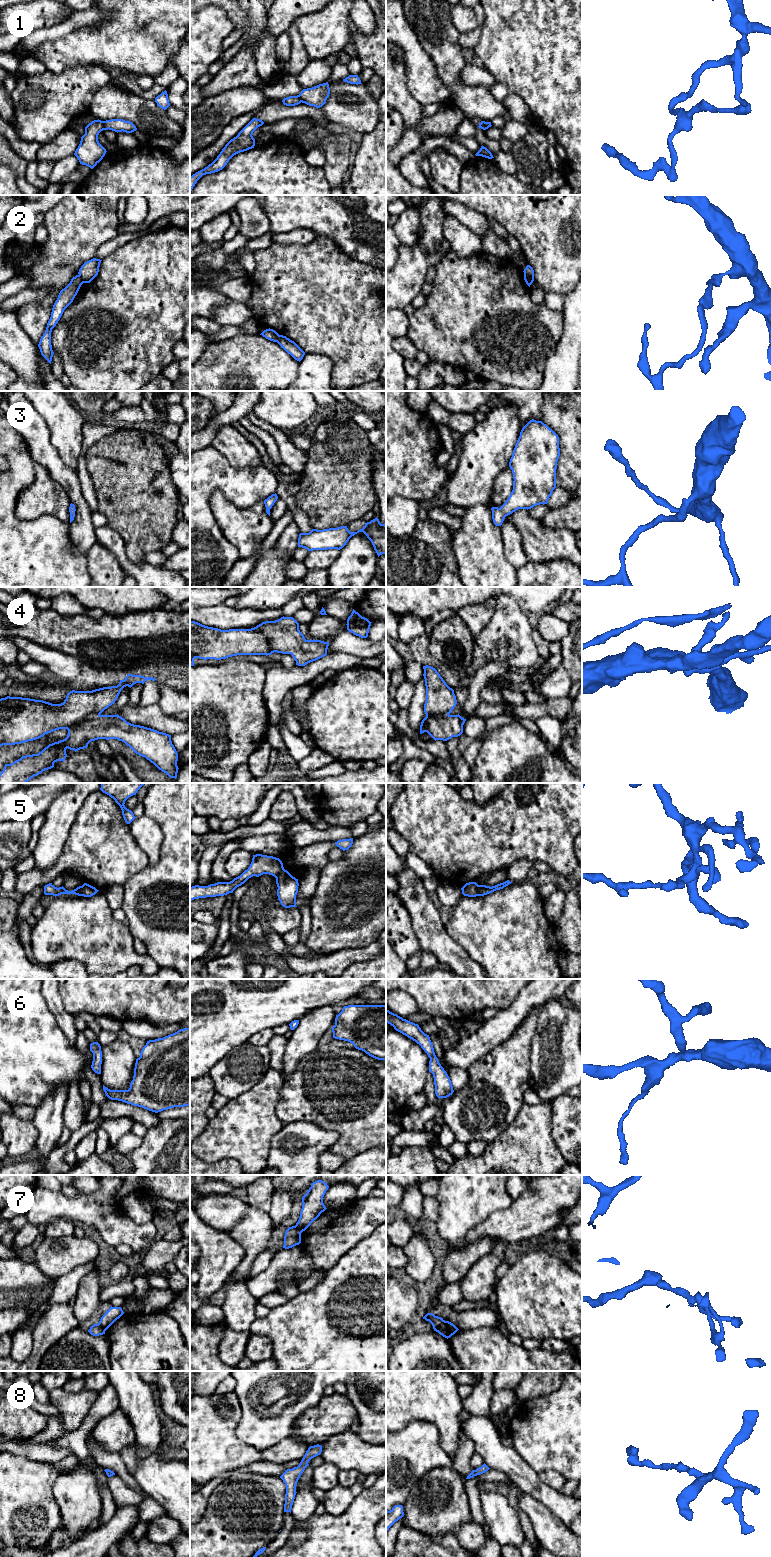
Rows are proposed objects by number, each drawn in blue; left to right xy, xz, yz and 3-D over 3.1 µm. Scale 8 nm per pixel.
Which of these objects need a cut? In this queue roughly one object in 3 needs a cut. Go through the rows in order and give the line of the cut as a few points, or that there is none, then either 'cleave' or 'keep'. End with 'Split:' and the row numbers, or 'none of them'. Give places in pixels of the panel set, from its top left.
1: cut xy (102, 121), (103, 129); cleave
2: cut xy (79, 274), (83, 282); cleave
3: cut none; keep
4: cut none; keep
5: cut yz (478, 885), (477, 895); cleave
6: cut none; keep
7: cut yz (446, 1321), (436, 1331); cleave
8: cut none; keep
Split: 1, 2, 5, 7

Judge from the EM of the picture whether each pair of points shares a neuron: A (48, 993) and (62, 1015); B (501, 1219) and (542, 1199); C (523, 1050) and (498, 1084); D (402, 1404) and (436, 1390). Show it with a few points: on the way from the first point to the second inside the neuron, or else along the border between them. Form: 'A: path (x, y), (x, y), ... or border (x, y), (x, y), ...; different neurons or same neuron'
A: path (53, 998), (58, 1010); same neuron
B: path (511, 1219), (522, 1219), (532, 1209); same neuron
C: path (515, 1058), (505, 1068), (502, 1076); same neuron
D: path (410, 1396), (416, 1390), (428, 1390); same neuron

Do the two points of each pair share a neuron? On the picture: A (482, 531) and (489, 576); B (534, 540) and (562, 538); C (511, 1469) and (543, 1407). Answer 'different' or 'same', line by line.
A: same
B: same
C: different

